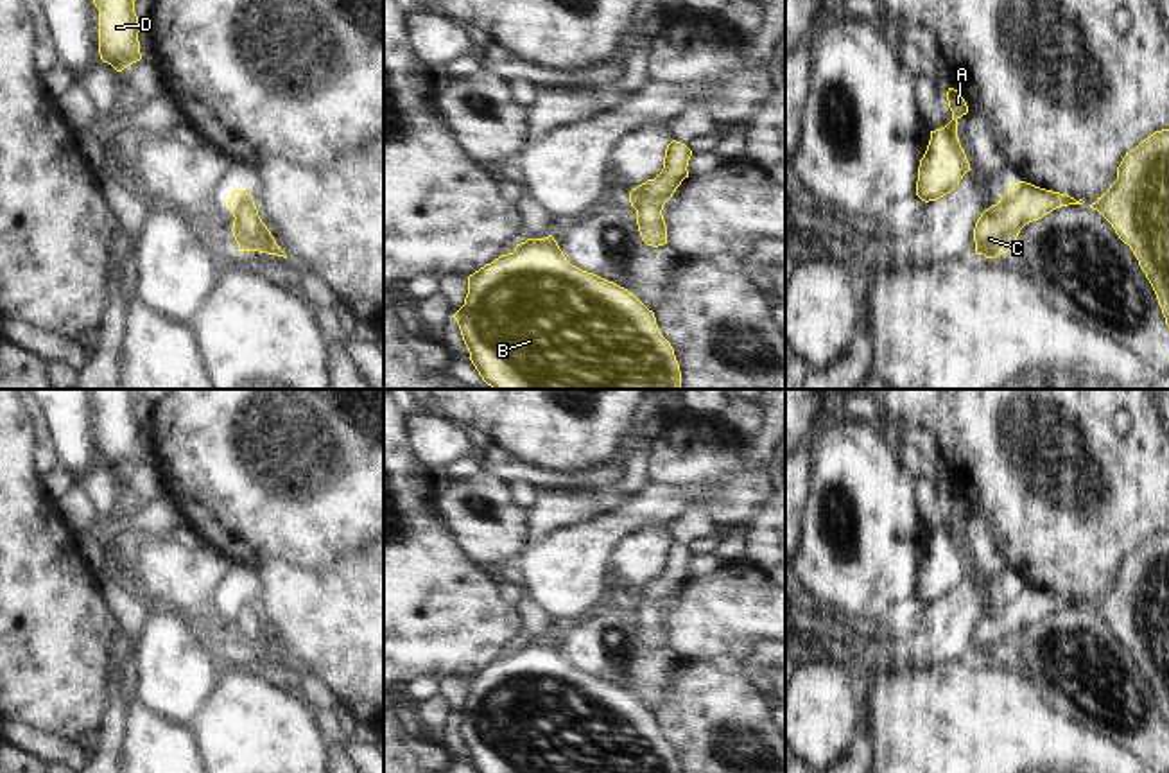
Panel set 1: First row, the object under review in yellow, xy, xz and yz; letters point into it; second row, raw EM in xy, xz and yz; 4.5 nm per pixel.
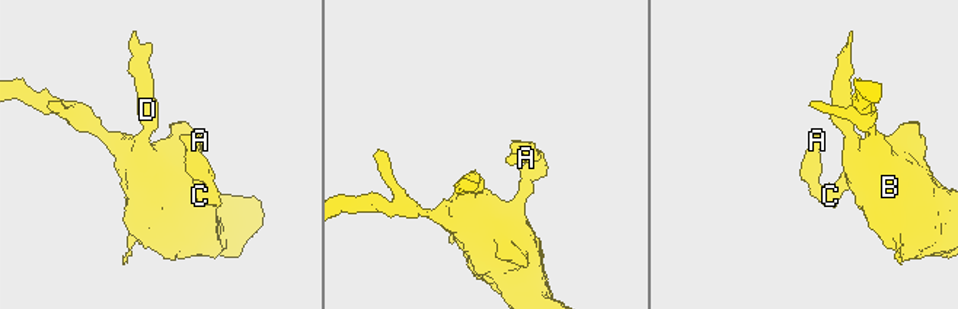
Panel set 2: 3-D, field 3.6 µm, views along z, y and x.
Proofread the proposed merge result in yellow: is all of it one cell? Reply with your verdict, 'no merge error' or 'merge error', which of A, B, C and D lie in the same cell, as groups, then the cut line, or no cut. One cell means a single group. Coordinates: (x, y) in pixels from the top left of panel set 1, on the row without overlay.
no merge error | A B C D | no cut

